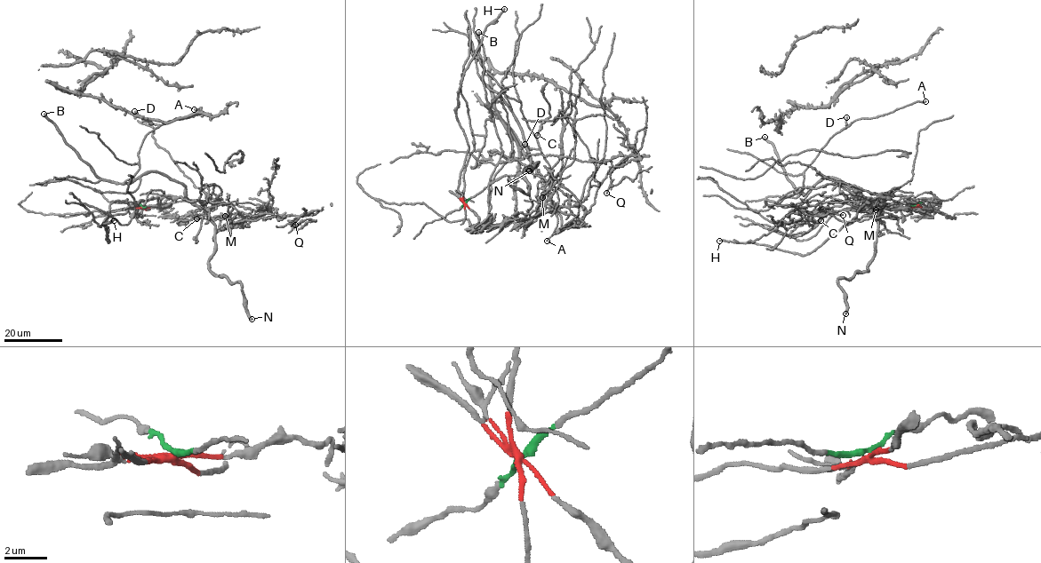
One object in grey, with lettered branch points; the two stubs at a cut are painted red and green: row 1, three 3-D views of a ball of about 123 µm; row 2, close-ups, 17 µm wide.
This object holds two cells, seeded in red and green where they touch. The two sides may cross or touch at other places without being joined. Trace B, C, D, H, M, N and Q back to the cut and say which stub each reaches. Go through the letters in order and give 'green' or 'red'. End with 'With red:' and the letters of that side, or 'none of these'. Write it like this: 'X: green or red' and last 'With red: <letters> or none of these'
B: green
C: red
D: green
H: red
M: red
N: green
Q: red
With red: C, H, M, Q

